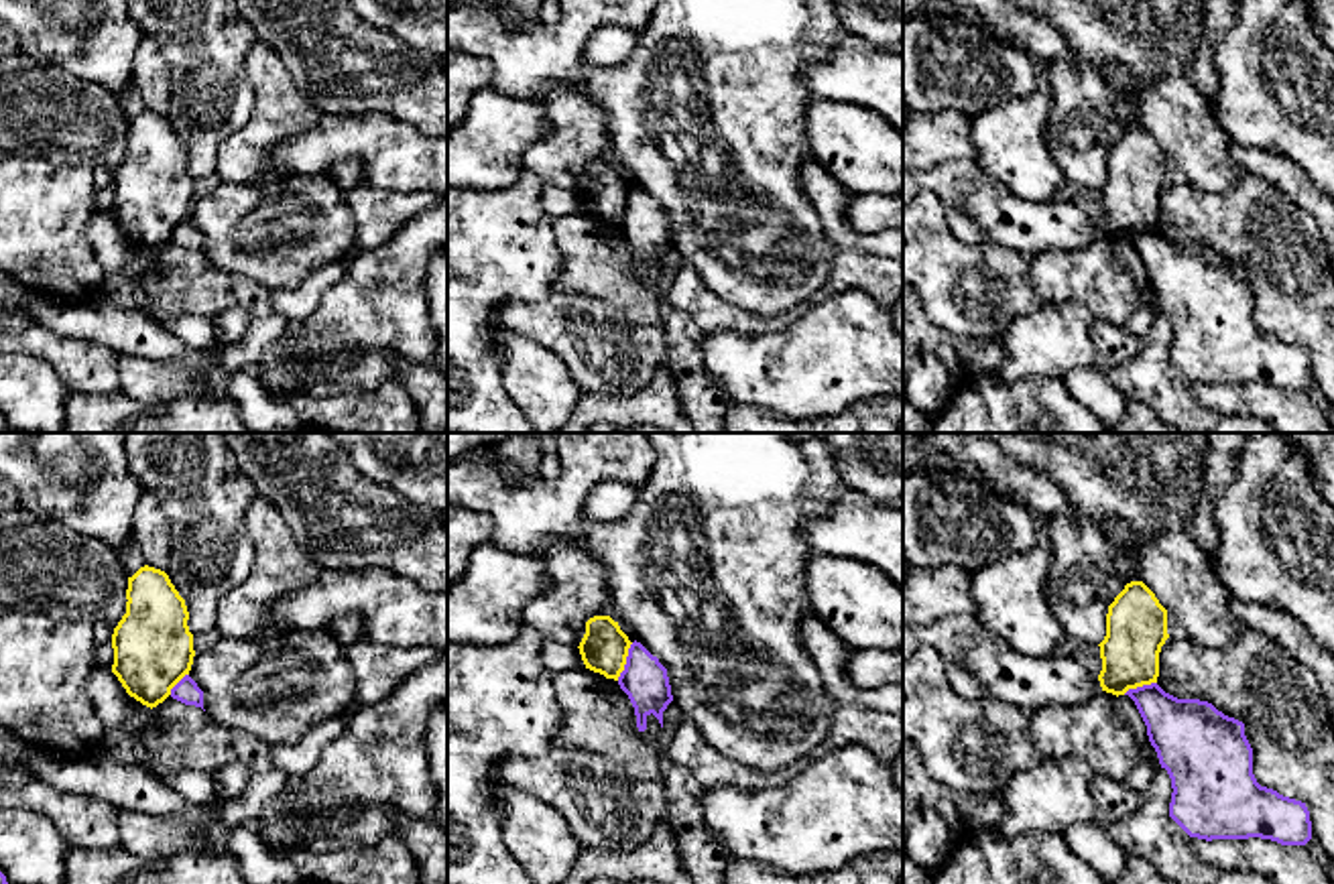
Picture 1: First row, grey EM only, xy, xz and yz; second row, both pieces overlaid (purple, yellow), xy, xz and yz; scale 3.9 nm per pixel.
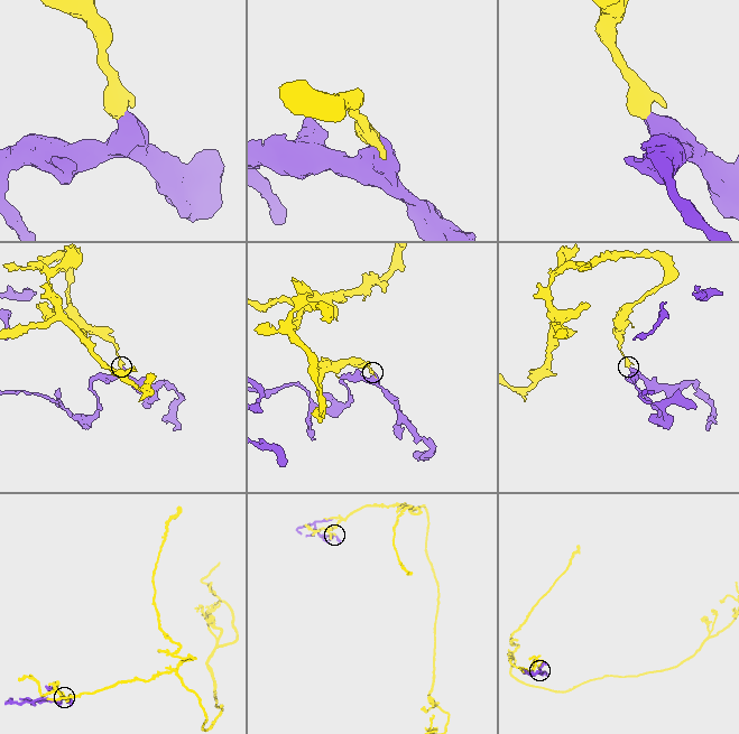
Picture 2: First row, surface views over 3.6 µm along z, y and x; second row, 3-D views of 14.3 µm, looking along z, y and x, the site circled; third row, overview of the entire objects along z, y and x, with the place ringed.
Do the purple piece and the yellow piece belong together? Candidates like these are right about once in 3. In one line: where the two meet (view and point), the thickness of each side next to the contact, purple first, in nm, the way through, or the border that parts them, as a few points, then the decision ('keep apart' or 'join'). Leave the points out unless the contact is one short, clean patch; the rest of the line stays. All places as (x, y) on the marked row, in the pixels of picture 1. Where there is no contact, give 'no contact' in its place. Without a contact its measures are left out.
meets purple in xz at (627, 661); 180 nm thick on the purple side, 190 nm on the other; border along xz (633, 643), (625, 669), (617, 679); keep apart

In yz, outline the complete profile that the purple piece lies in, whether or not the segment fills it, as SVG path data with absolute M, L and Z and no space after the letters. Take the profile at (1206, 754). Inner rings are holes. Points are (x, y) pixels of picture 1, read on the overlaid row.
M1157 683L1129 689L1161 768L1171 778L1169 817L1198 839L1261 837L1306 845L1312 821L1306 803L1261 786L1245 723L1212 703L1177 699Z

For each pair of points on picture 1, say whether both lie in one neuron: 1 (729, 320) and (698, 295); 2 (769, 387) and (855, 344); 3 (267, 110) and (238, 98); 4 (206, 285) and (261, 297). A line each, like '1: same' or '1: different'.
1: same
2: same
3: different
4: same

